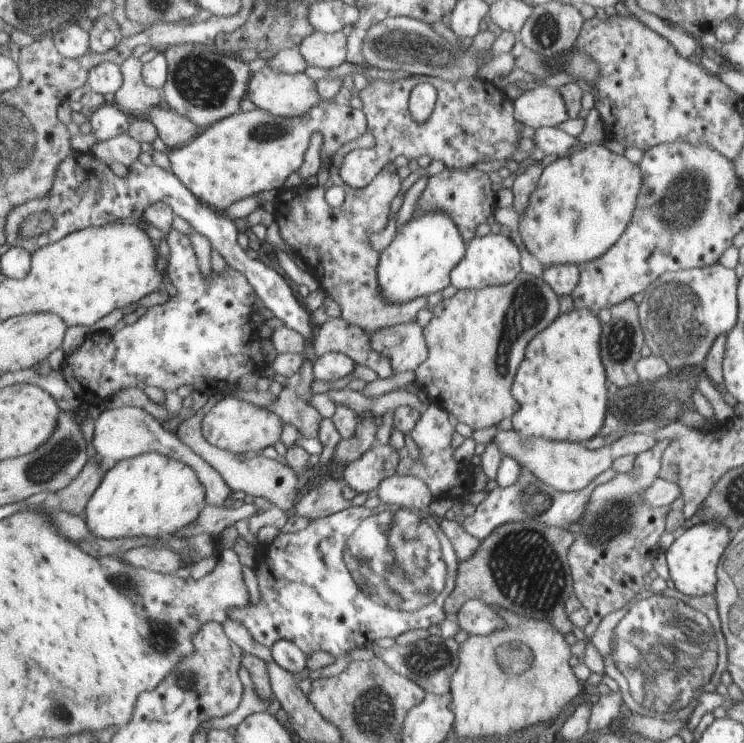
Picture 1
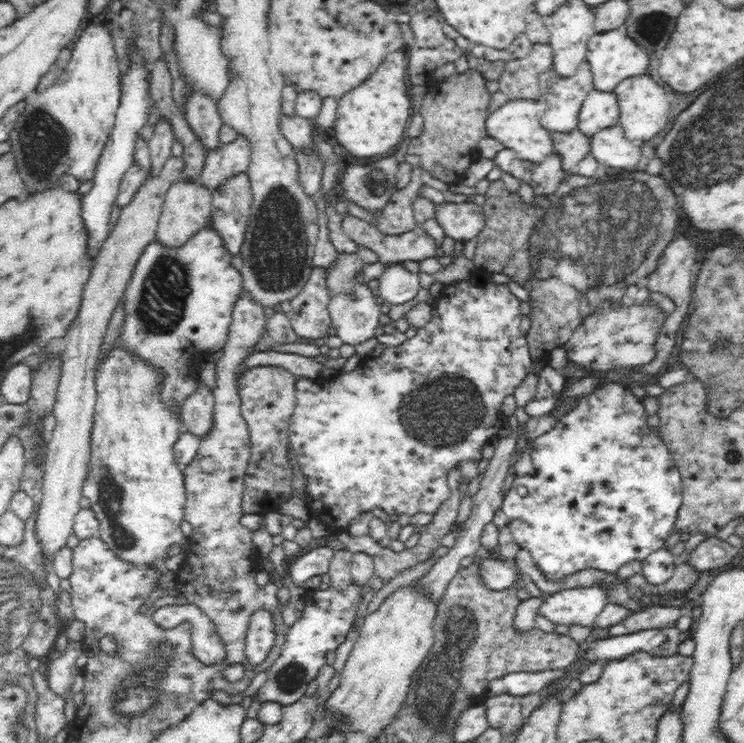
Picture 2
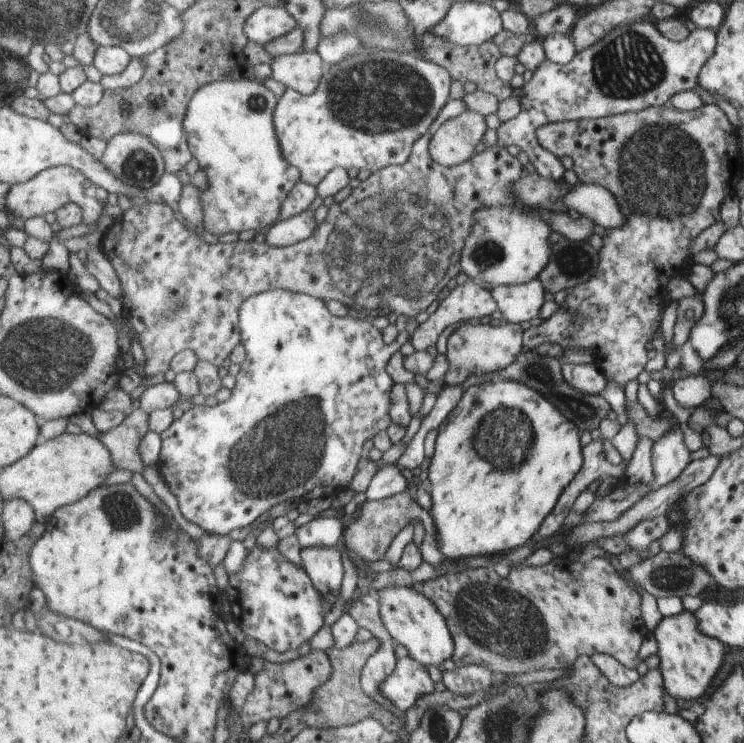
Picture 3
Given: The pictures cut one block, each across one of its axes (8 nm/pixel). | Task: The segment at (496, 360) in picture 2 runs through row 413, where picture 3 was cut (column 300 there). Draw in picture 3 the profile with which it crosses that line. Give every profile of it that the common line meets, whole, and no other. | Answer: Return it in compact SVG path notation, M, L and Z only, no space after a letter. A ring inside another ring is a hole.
M267 290L259 294L251 295L249 299L241 304L238 311L238 330L241 333L241 346L245 351L245 361L241 365L238 373L234 376L235 383L231 389L231 396L225 402L219 402L215 406L207 406L207 402L195 405L188 409L181 418L175 418L175 422L165 432L161 433L163 448L161 460L158 466L161 478L165 481L170 492L178 499L178 504L182 516L197 524L201 530L214 535L227 535L235 526L239 526L239 520L231 520L231 512L235 512L235 518L243 512L245 514L245 526L253 522L261 512L269 510L274 504L283 500L293 500L293 490L299 490L303 484L307 490L303 492L307 496L307 501L312 498L336 495L349 485L353 474L355 474L355 464L357 458L361 458L361 448L367 438L375 438L375 434L385 431L392 422L389 418L389 388L391 388L391 376L385 372L385 365L389 357L400 350L405 342L410 340L407 331L397 331L394 322L391 320L381 332L372 326L371 318L358 316L356 318L332 315L326 308L324 301L319 300L309 294L291 292L289 290ZM223 512L229 512L229 520L223 520Z

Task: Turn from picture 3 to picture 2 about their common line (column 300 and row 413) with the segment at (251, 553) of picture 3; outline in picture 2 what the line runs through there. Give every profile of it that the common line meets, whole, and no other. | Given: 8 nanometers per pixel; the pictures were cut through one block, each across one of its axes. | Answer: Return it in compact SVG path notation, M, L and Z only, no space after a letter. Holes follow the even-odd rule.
M601 386L533 442L530 455L536 472L514 478L501 509L514 540L530 552L545 579L564 581L587 568L616 574L624 564L643 561L664 546L683 502L683 482L666 444L648 428L642 408L641 398L624 386Z

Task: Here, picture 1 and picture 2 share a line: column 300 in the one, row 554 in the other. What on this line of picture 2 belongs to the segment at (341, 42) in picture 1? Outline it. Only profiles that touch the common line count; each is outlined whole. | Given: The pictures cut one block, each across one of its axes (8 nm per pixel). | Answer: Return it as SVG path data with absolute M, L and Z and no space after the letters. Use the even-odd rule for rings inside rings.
M138 136L133 154L133 164L149 173L140 184L134 198L114 216L109 235L102 243L92 274L84 285L79 314L67 334L52 341L46 348L59 353L62 360L61 376L52 408L55 427L46 441L41 494L36 501L35 534L42 544L44 570L52 572L54 555L66 547L72 534L72 523L80 510L80 499L86 480L91 456L91 430L97 400L96 374L99 356L113 311L127 289L128 280L144 249L155 239L157 222L169 187L176 178L182 178L184 161L181 156L170 155L162 170L152 176L151 154L148 142Z

